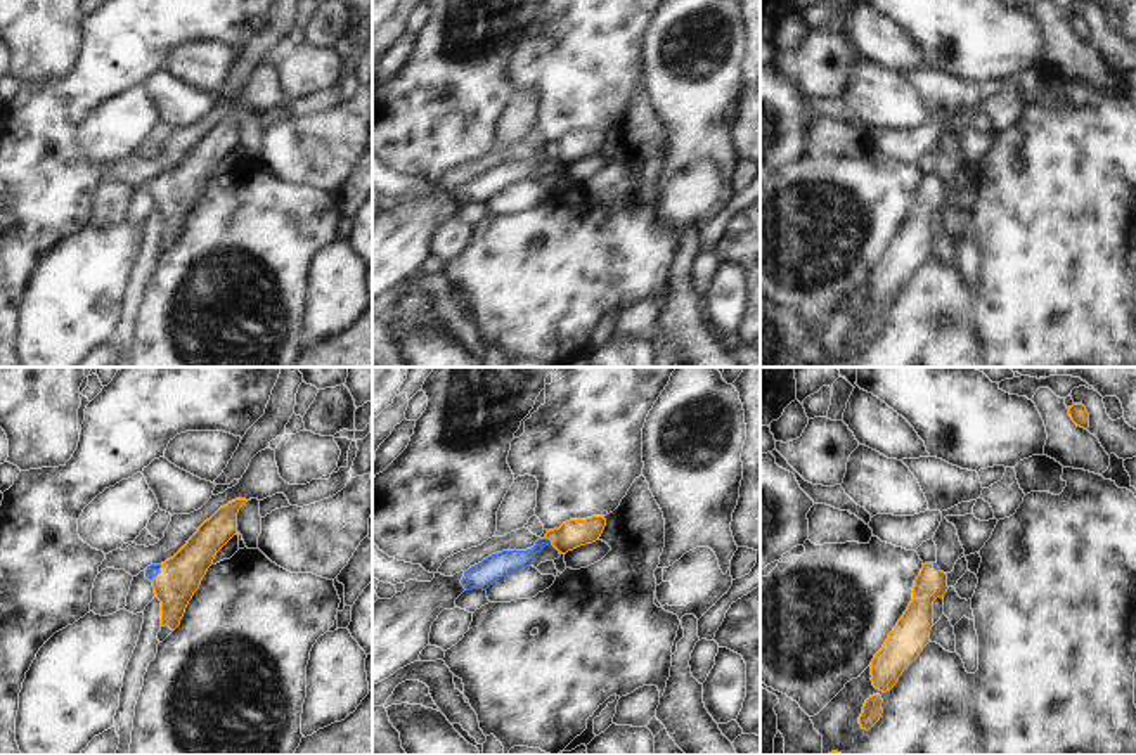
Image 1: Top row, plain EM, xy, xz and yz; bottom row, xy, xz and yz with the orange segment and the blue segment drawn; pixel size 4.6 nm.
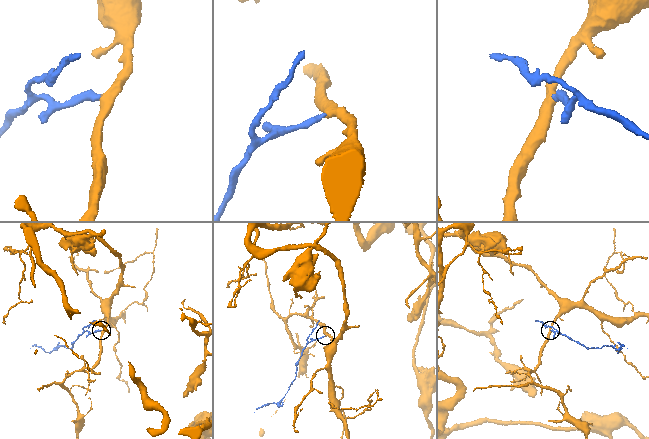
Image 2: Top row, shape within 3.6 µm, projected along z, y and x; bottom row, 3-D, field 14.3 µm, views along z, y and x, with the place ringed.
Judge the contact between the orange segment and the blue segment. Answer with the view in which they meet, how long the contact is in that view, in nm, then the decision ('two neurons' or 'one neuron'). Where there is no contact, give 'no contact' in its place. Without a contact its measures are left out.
meets orange in xz; contact 40 nm long; one neuron

